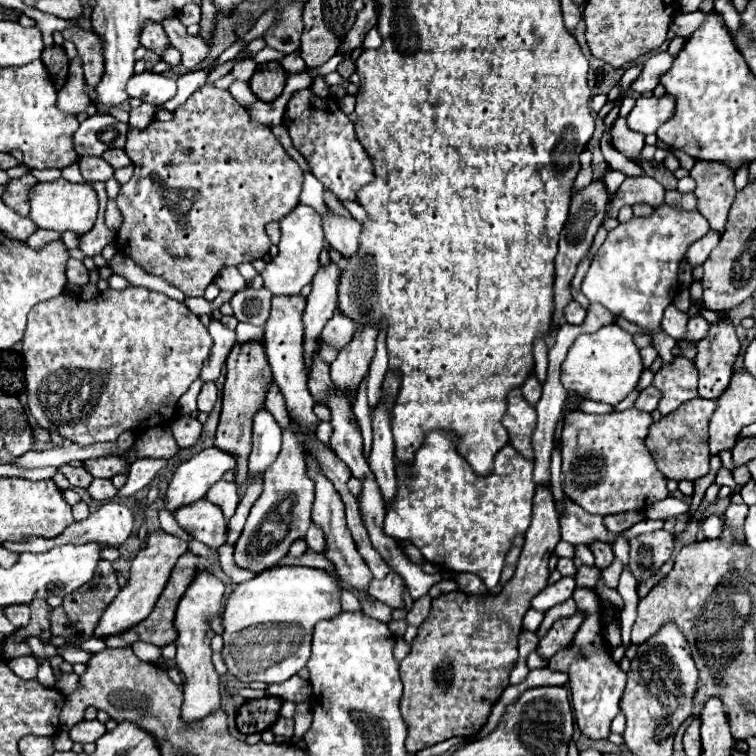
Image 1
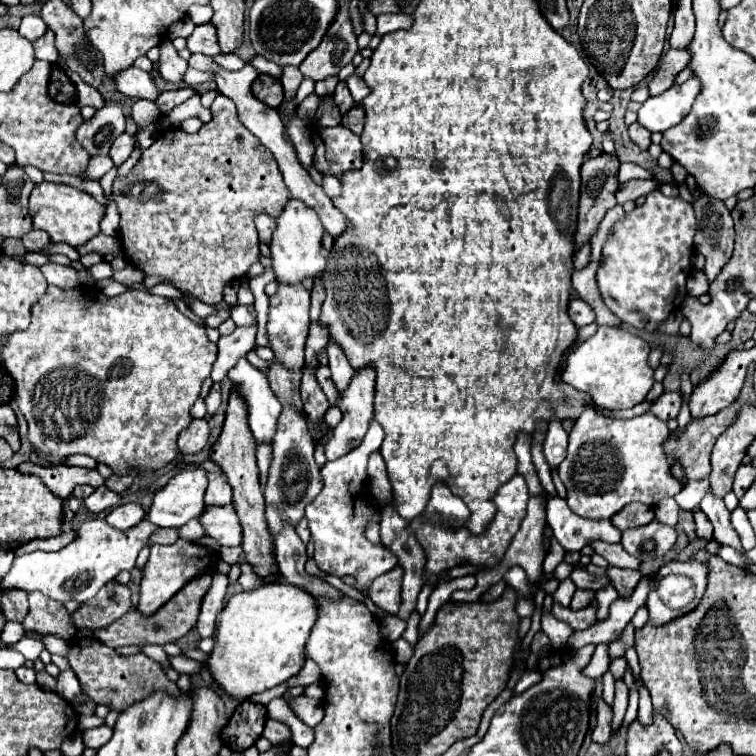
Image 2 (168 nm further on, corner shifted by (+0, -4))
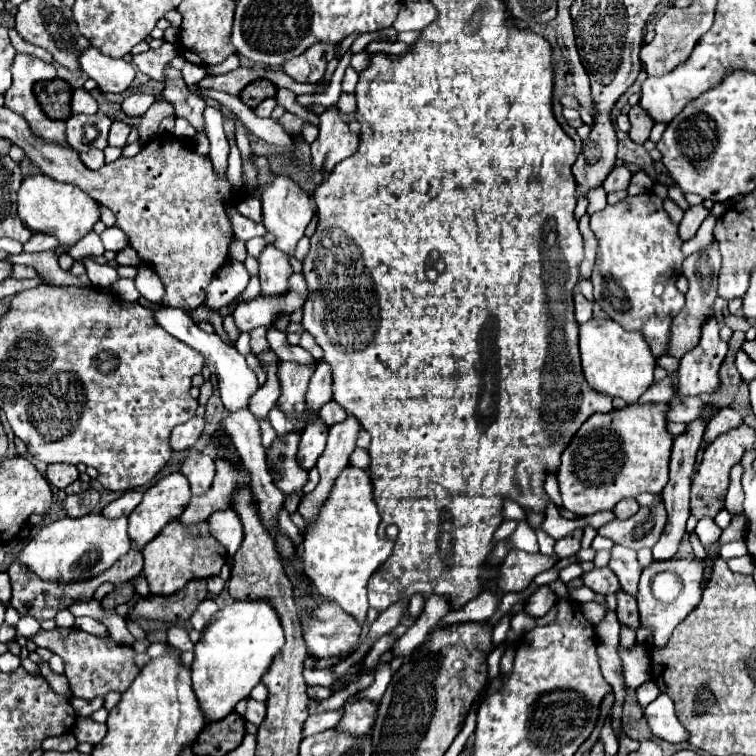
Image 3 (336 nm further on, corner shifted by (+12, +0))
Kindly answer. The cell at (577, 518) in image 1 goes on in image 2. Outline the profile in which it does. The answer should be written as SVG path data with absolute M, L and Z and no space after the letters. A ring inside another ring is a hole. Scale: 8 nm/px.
M594 541L592 547L612 567L620 567L620 569L640 569L640 565L642 565L640 559L632 557L630 553L626 553L624 547L620 547L620 545L612 545L612 543L604 543L604 541Z

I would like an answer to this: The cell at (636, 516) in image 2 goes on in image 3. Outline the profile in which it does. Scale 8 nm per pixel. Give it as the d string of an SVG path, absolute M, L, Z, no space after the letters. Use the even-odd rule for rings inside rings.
M624 499L624 501L616 503L616 507L612 511L614 511L616 519L628 519L628 517L636 515L638 509L640 509L640 505L638 505L636 499Z

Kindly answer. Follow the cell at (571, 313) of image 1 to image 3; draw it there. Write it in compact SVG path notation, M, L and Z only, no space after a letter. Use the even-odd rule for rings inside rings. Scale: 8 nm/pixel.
M580 291L574 293L574 313L578 323L586 323L592 317L592 303L586 301L586 297Z

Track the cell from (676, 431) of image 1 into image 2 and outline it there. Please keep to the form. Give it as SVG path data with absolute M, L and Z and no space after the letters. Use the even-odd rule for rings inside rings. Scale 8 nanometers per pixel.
M732 405L712 419L694 419L680 437L670 435L666 443L670 463L678 459L686 471L688 481L708 479L710 475L710 455L716 439L736 421L738 407Z

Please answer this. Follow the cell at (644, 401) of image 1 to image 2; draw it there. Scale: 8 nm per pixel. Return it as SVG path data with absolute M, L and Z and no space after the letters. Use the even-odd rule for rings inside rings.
M666 391L662 397L658 397L652 405L652 413L664 421L670 421L670 419L676 419L678 413L680 413L680 407L682 407L682 393L680 391Z

